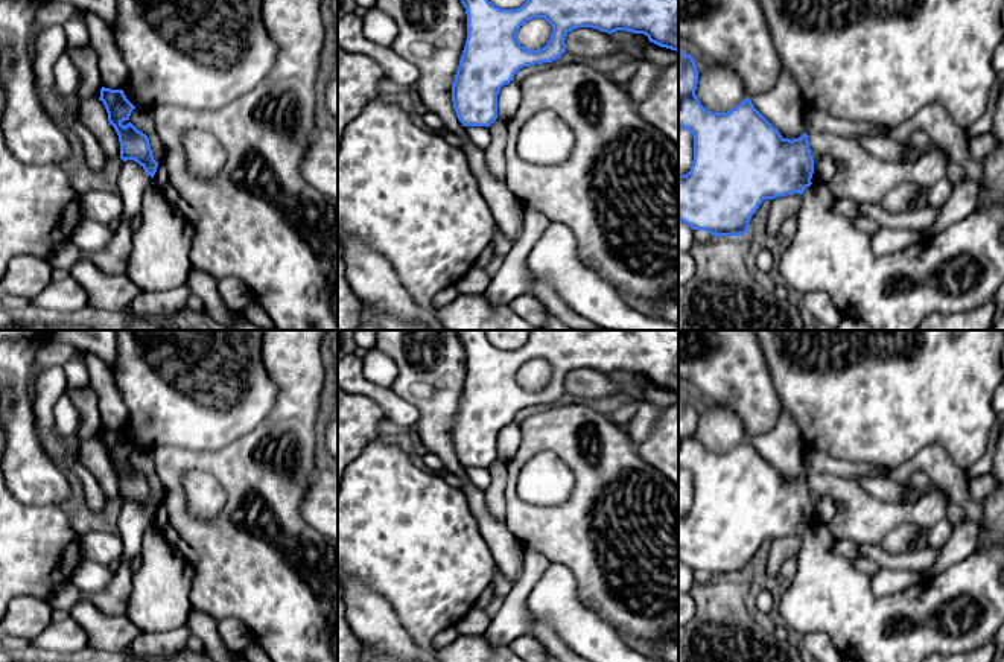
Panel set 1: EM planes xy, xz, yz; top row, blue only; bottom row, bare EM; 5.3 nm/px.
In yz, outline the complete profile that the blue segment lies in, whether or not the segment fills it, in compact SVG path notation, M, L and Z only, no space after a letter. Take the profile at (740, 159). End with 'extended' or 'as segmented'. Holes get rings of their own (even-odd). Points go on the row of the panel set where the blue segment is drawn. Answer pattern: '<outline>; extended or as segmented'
M678 52L678 128L694 137L694 161L686 175L678 175L678 219L692 230L706 230L712 236L741 236L764 199L774 199L791 193L802 195L809 187L814 160L808 134L799 138L783 138L780 132L755 108L747 97L727 113L706 110L695 96L698 70L691 55Z; as segmented

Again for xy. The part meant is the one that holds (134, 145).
M102 87L99 100L103 102L108 122L119 135L120 158L123 161L137 161L154 178L158 161L154 160L149 138L129 122L129 116L135 107L126 99L123 90Z; as segmented

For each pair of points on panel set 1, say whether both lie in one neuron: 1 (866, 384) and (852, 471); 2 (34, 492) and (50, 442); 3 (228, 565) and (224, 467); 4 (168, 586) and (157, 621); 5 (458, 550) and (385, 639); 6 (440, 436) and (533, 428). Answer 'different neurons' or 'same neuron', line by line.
1: different neurons
2: different neurons
3: same neuron
4: same neuron
5: different neurons
6: different neurons

